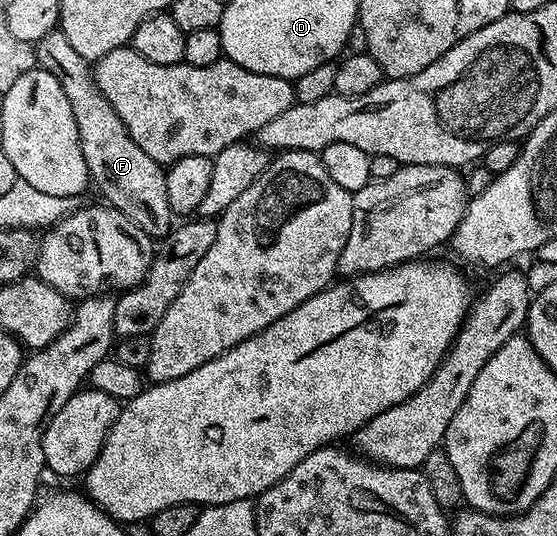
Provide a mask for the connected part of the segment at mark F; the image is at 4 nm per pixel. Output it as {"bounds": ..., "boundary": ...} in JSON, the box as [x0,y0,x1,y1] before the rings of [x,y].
{"bounds":[35,28,174,240],"boundary":[[[59,28],[42,36],[42,40],[35,43],[35,48],[37,67],[50,72],[50,76],[54,76],[60,81],[62,92],[66,92],[66,100],[70,100],[70,108],[74,108],[74,120],[78,124],[78,140],[82,144],[82,156],[86,160],[91,185],[100,189],[100,194],[104,197],[101,199],[107,205],[125,214],[134,224],[138,224],[138,228],[142,228],[142,232],[146,232],[149,238],[153,240],[164,238],[174,225],[170,200],[166,196],[165,167],[159,162],[150,160],[150,156],[146,156],[146,152],[142,152],[142,148],[138,148],[138,144],[134,144],[134,140],[128,135],[126,124],[122,124],[122,120],[118,116],[118,112],[114,112],[110,100],[106,100],[106,96],[102,96],[89,59],[78,56],[78,52],[74,52],[74,48],[70,48],[70,40],[66,40],[66,36]]]}

